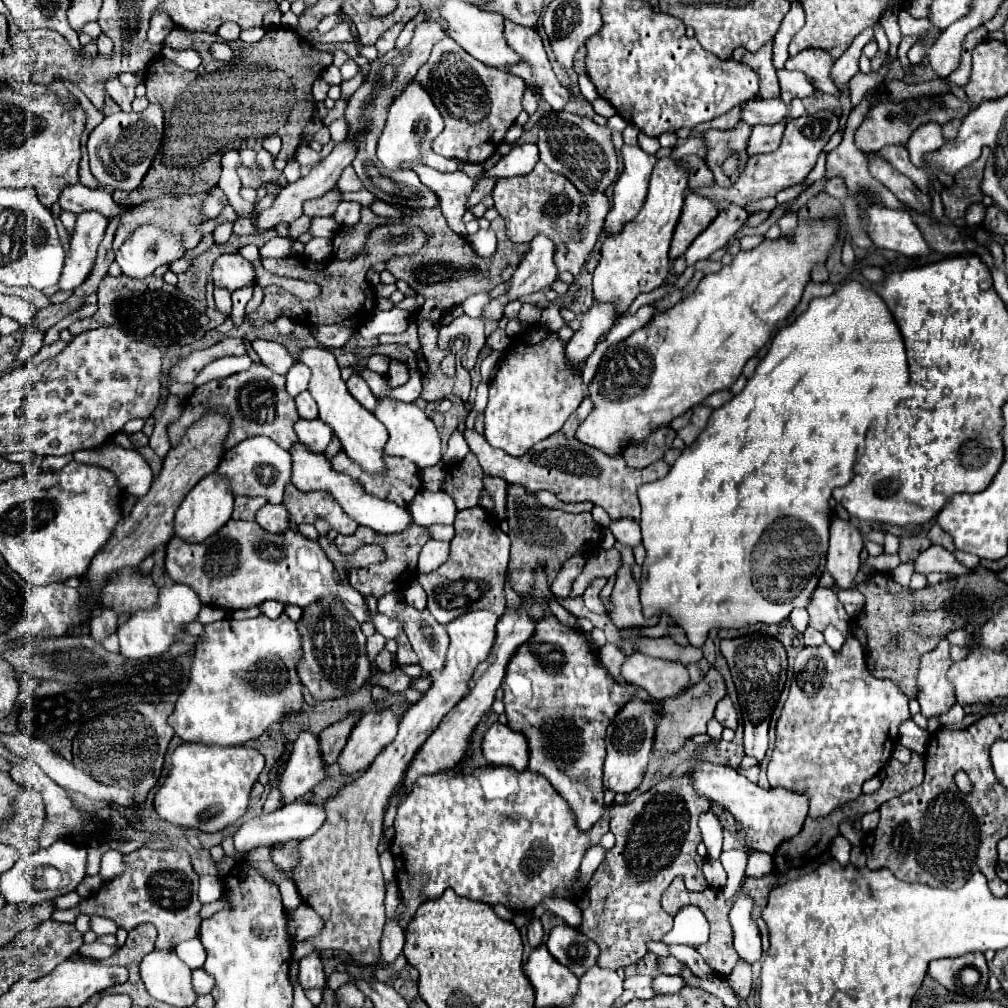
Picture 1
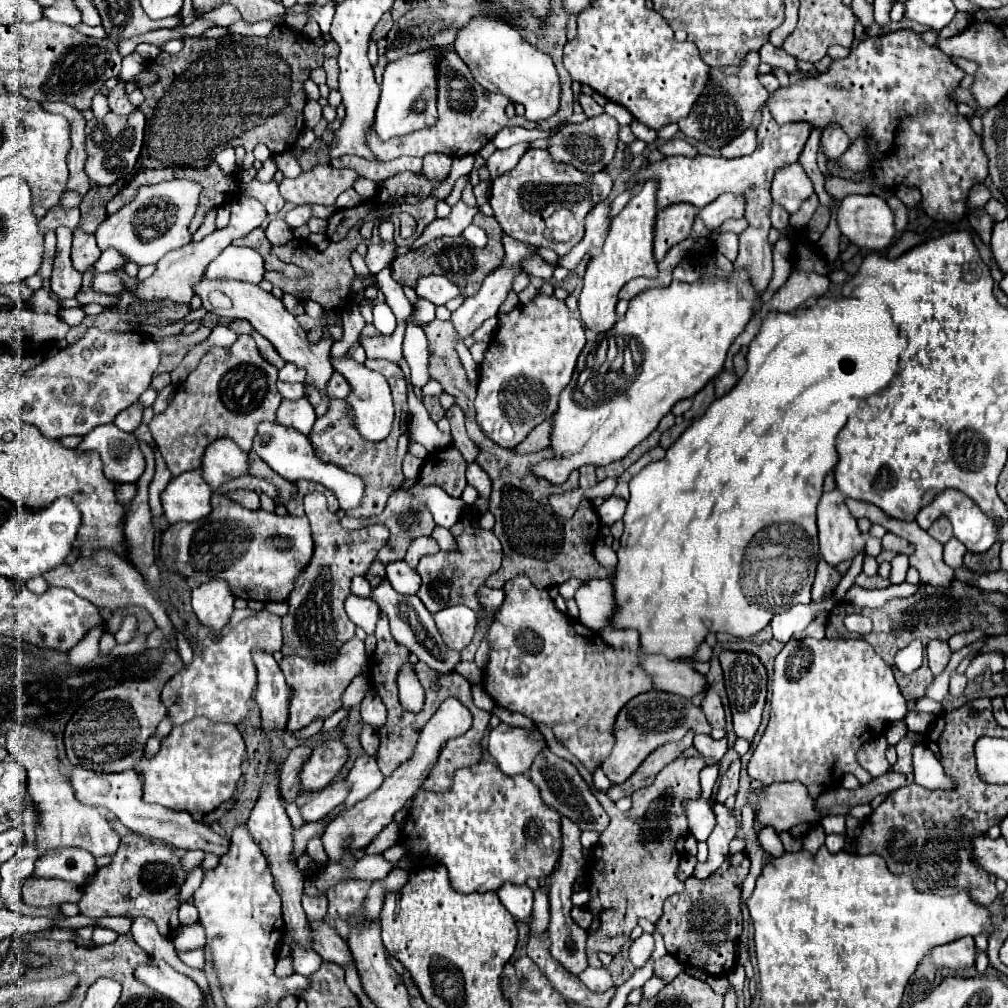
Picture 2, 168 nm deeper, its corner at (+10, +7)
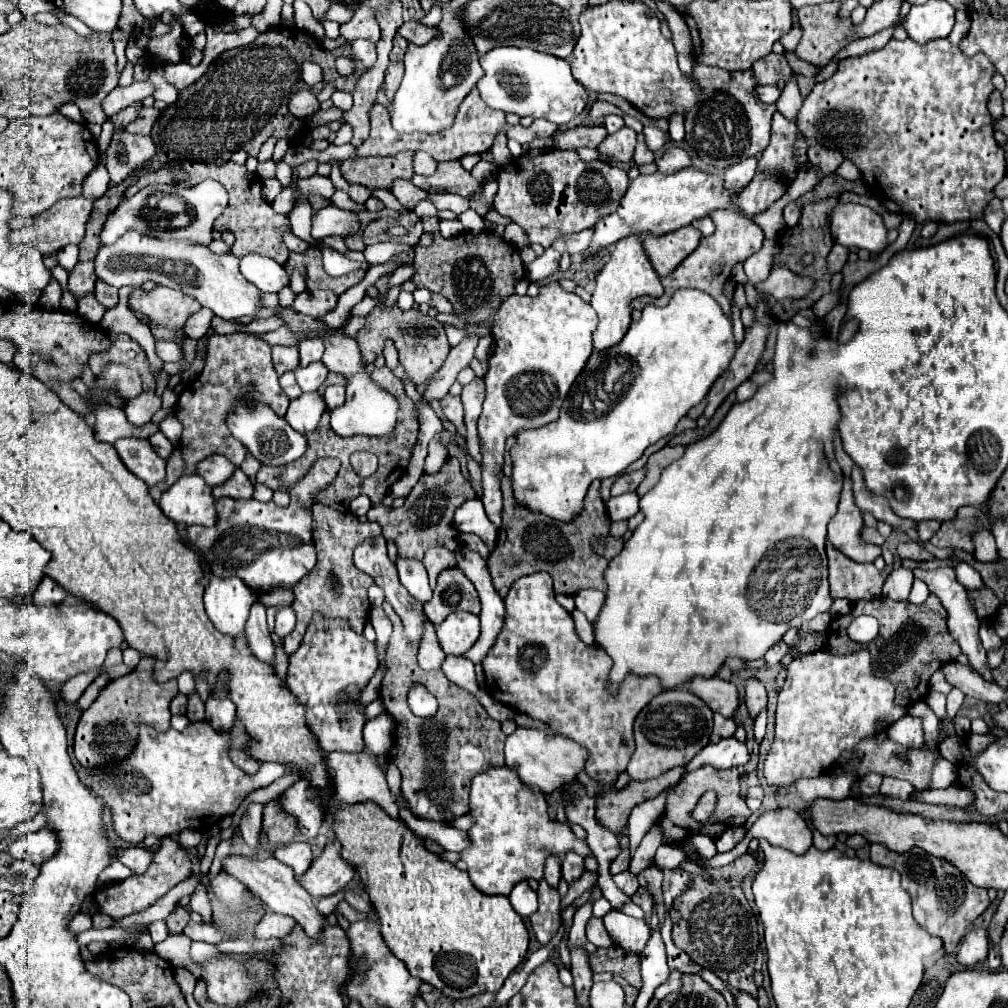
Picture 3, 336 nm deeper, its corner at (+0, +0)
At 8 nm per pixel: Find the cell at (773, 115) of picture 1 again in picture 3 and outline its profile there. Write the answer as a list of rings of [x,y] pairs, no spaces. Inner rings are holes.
[[[910,38],[904,42],[898,40],[890,40],[884,48],[880,50],[872,50],[868,54],[862,56],[854,56],[854,58],[846,58],[838,64],[840,68],[836,70],[836,74],[832,78],[828,78],[826,82],[820,82],[812,88],[810,96],[804,100],[800,114],[798,114],[798,128],[804,132],[804,136],[810,142],[816,142],[820,146],[838,150],[844,158],[848,158],[850,162],[854,162],[854,166],[862,172],[862,180],[868,188],[868,192],[872,192],[882,206],[888,212],[896,212],[896,214],[908,214],[912,216],[916,222],[958,222],[958,220],[976,220],[982,218],[984,208],[988,206],[988,202],[994,198],[994,188],[996,184],[1006,176],[1006,160],[1004,160],[1004,150],[1002,146],[994,140],[994,128],[992,128],[992,118],[988,112],[988,100],[990,94],[994,90],[992,86],[992,76],[996,74],[996,68],[992,64],[992,60],[986,54],[976,54],[976,56],[964,56],[962,50],[954,44],[950,44],[950,40],[932,40],[930,44],[918,46],[914,44]]]

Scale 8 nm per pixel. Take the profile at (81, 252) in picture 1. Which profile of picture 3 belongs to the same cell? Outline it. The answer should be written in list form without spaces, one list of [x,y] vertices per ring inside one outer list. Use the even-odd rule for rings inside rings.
[[[78,262],[68,276],[68,290],[72,292],[74,300],[78,302],[82,296],[86,296],[94,290],[94,282],[96,282],[96,276],[94,276],[92,262]]]

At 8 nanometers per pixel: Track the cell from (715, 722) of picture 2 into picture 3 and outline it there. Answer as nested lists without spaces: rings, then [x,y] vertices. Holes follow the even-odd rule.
[[[714,714],[714,730],[710,736],[710,742],[716,744],[722,738],[730,738],[736,732],[736,722],[732,718],[724,718],[722,714]]]

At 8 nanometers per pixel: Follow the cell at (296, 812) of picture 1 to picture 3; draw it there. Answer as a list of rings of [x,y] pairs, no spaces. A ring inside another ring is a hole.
[[[332,752],[326,754],[328,766],[334,772],[334,790],[336,790],[336,802],[342,804],[356,804],[356,802],[366,802],[372,800],[380,804],[392,818],[399,817],[399,808],[388,790],[386,776],[378,764],[378,758],[368,754],[368,752]]]

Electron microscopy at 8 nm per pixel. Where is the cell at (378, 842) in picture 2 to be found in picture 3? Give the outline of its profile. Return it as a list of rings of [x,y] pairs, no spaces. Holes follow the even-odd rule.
[[[342,890],[336,894],[333,894],[332,896],[321,898],[318,902],[315,903],[318,912],[323,916],[328,916],[334,912],[337,904],[344,900],[345,892],[345,890]]]

